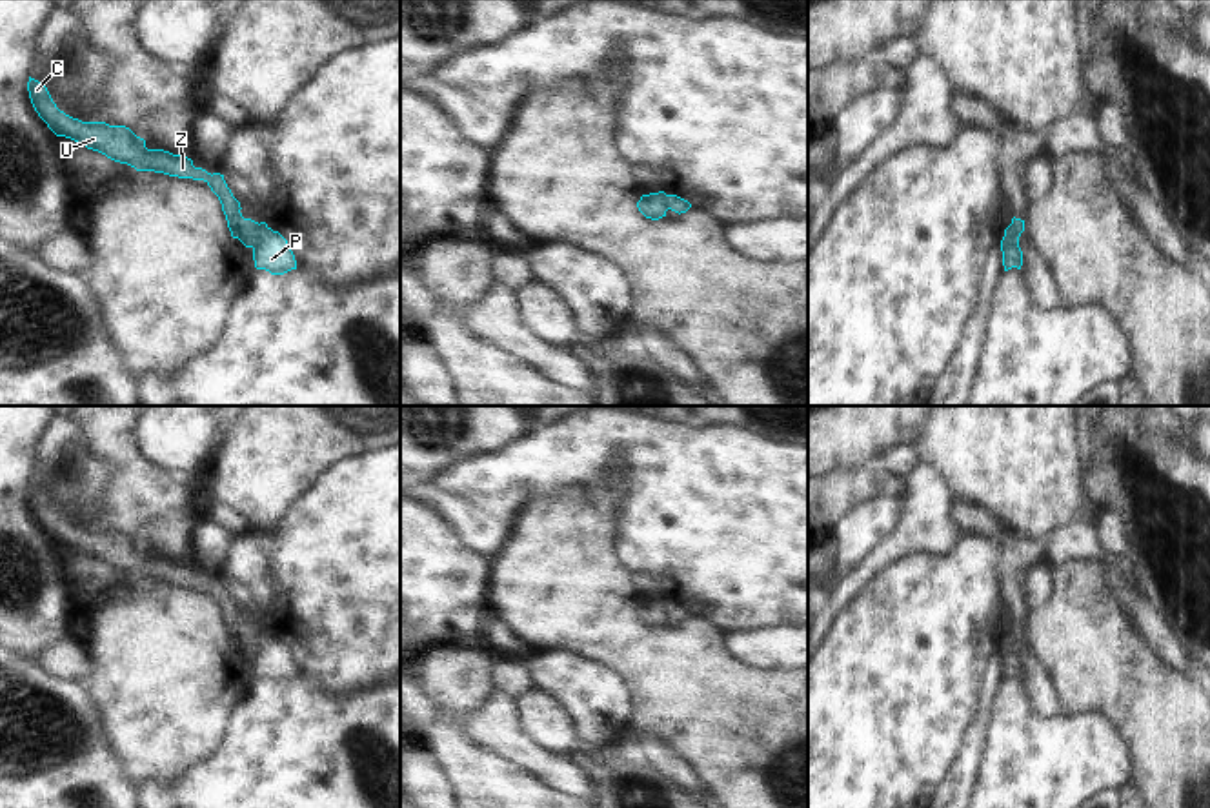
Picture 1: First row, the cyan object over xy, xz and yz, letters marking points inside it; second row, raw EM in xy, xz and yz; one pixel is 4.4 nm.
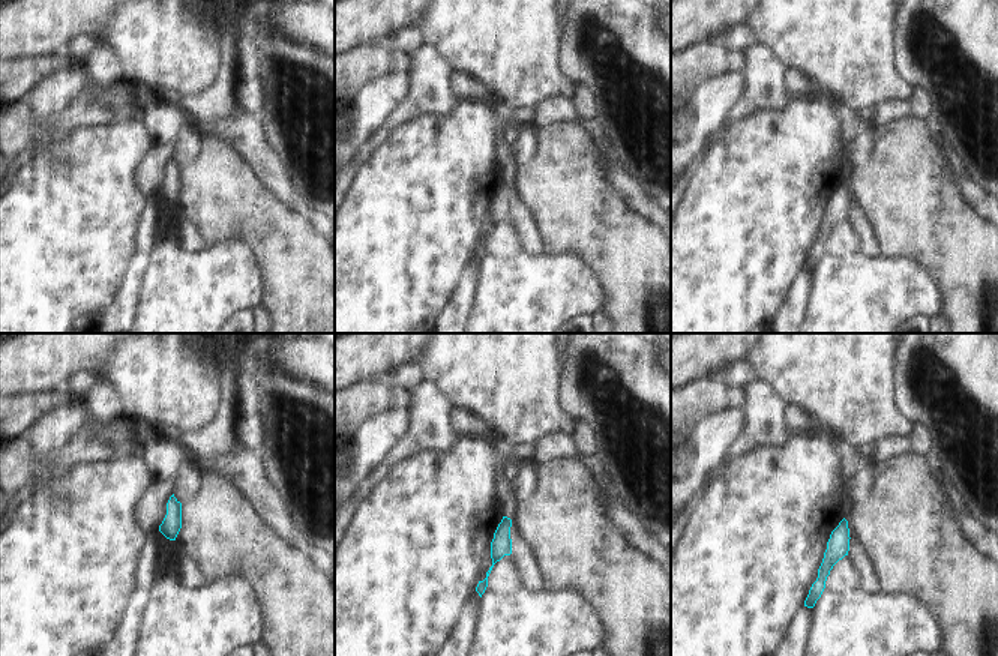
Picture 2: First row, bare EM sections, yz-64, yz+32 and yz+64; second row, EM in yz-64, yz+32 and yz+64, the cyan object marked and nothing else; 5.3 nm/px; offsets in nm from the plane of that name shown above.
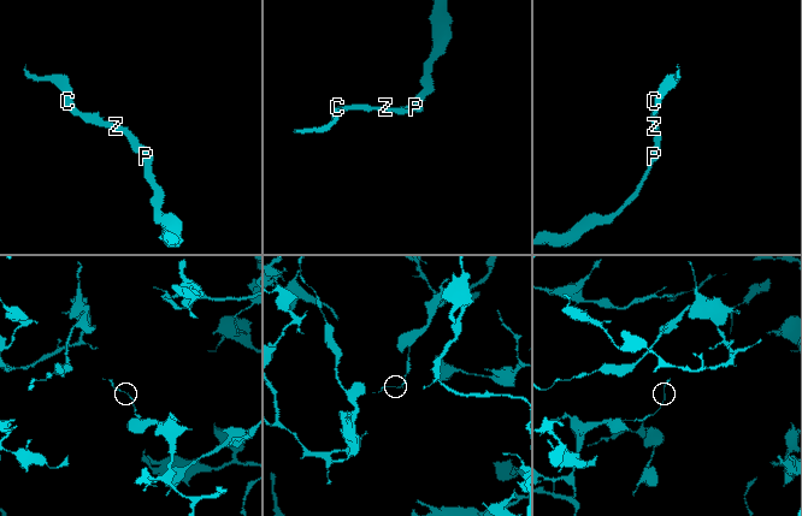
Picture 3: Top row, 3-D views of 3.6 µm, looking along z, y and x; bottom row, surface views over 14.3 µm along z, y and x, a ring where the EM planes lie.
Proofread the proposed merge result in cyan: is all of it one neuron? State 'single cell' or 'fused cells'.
fused cells

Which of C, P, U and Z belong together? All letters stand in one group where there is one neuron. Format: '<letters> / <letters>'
C U Z / P

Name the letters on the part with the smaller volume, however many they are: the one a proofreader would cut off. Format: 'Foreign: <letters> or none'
Foreign: C, U, Z

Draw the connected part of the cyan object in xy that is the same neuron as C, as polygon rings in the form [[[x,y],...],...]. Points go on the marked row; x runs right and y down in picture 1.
[[[31,76],[27,91],[35,111],[56,136],[71,138],[87,149],[98,151],[115,162],[127,164],[136,171],[155,171],[178,178],[204,180],[222,204],[231,237],[238,238],[246,247],[255,247],[258,244],[258,222],[242,217],[240,202],[233,197],[224,175],[211,175],[202,167],[195,167],[193,160],[186,155],[147,149],[146,140],[136,136],[126,126],[82,122],[66,115],[53,102],[47,87]]]

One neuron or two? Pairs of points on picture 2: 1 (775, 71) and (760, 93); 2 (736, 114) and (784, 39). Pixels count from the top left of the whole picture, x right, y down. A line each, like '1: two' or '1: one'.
1: one
2: two

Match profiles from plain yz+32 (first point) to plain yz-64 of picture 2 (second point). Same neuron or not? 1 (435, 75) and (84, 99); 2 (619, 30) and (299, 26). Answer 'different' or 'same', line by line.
1: same
2: different

